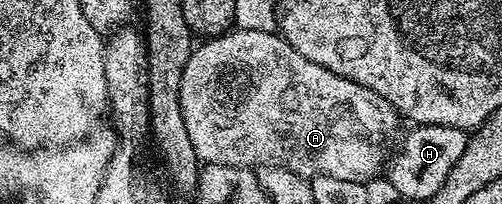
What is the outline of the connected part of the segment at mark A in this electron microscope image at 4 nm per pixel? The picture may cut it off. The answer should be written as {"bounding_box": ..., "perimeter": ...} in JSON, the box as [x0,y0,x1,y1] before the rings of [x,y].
{"bounding_box":[179,32,399,184],"perimeter":[[[226,32],[218,34],[202,41],[205,43],[202,46],[200,43],[194,49],[193,55],[187,60],[187,68],[183,68],[183,80],[179,80],[179,108],[183,108],[183,124],[187,124],[187,136],[191,136],[191,148],[195,148],[198,163],[210,162],[211,165],[222,166],[222,168],[231,166],[242,168],[285,167],[308,180],[322,174],[323,176],[335,176],[335,180],[349,180],[362,184],[372,183],[377,178],[375,177],[376,174],[380,170],[382,173],[386,169],[387,159],[391,154],[389,141],[396,136],[397,122],[399,123],[396,108],[387,100],[383,100],[383,96],[379,96],[379,92],[375,92],[363,84],[355,84],[355,80],[347,80],[343,76],[339,76],[329,67],[321,65],[320,62],[307,60],[302,54],[295,52],[293,46],[286,45],[284,41],[277,40],[277,43],[274,44],[273,62],[261,62],[261,49],[264,48],[265,42],[273,41],[274,38],[274,32]]]}

